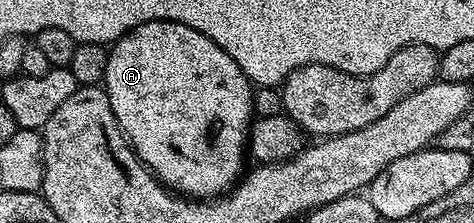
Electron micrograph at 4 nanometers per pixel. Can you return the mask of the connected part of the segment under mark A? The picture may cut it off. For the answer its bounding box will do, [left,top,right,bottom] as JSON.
[102,22,254,200]

